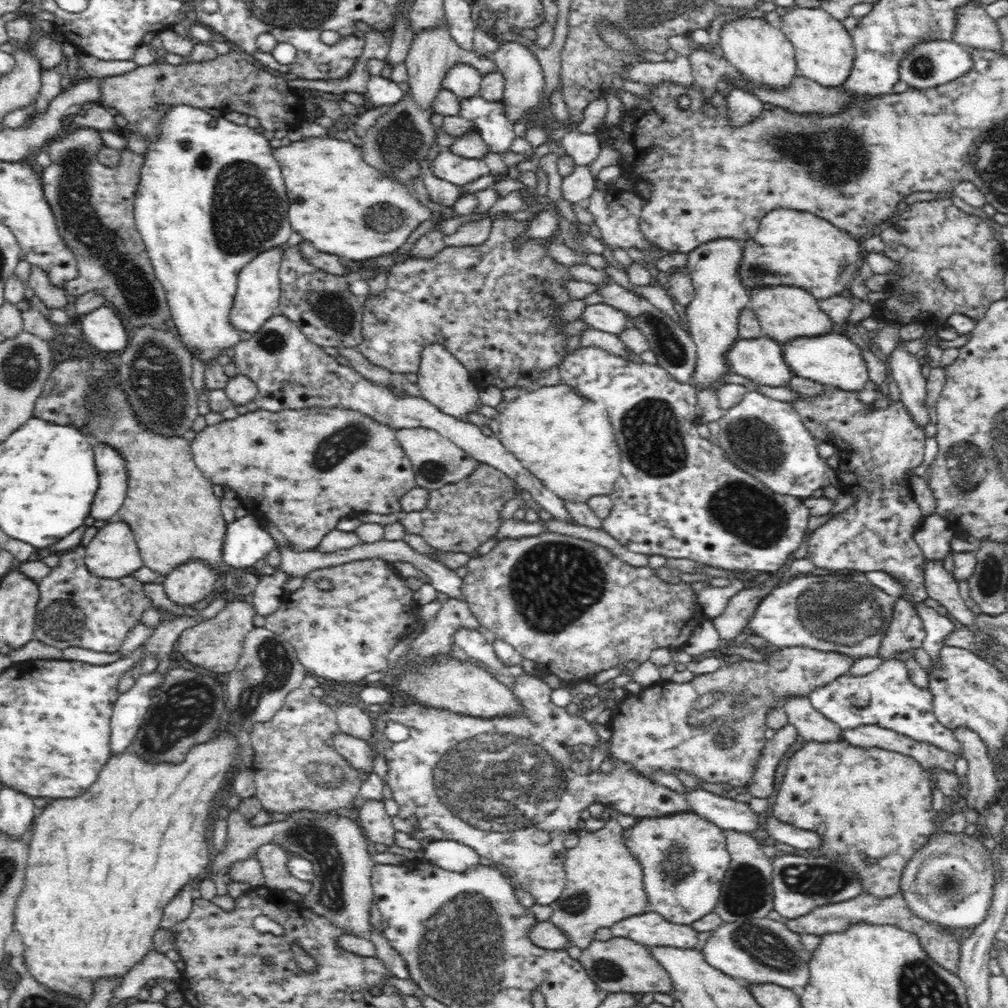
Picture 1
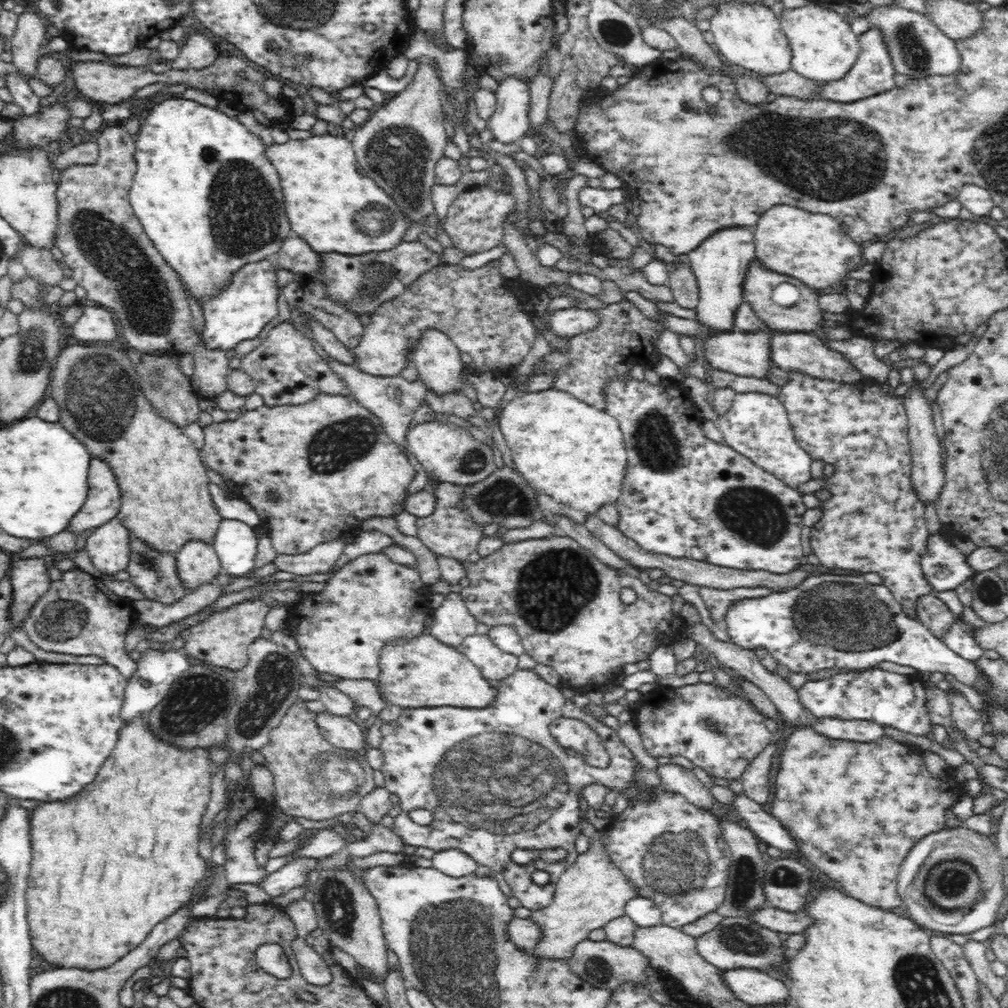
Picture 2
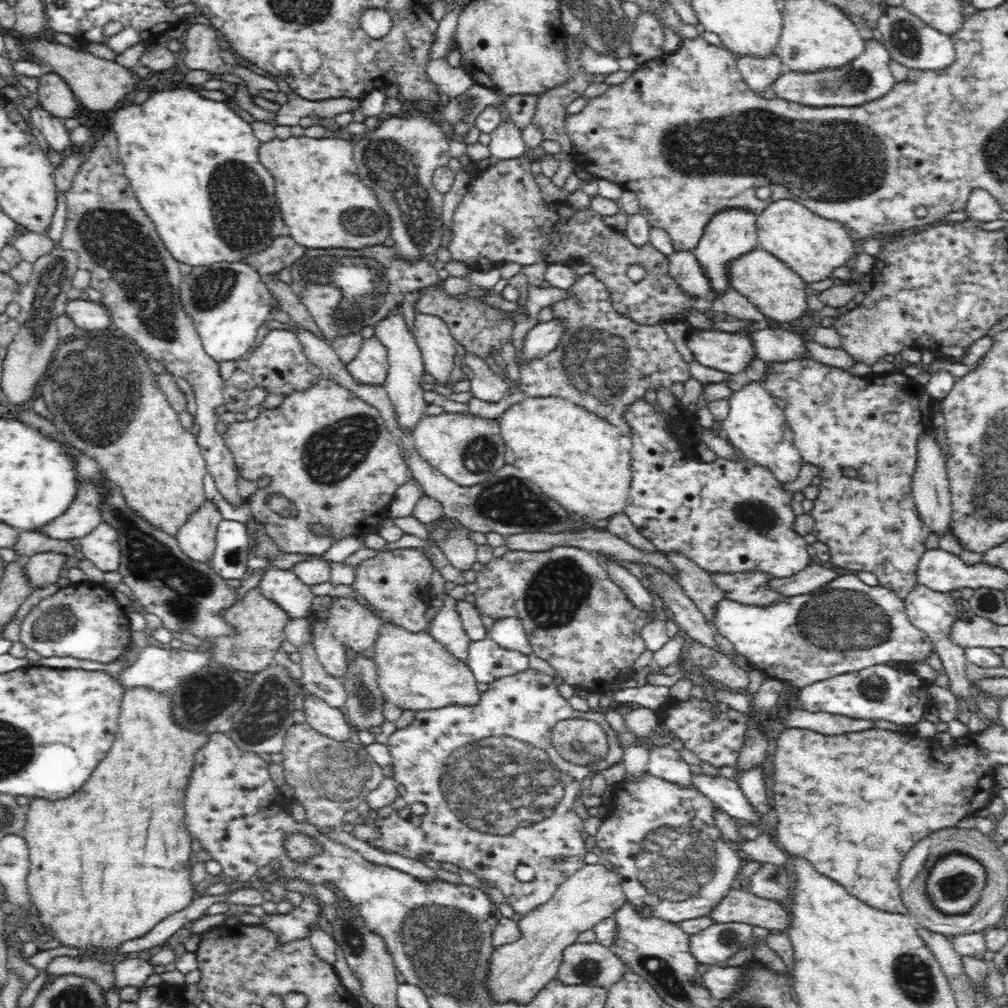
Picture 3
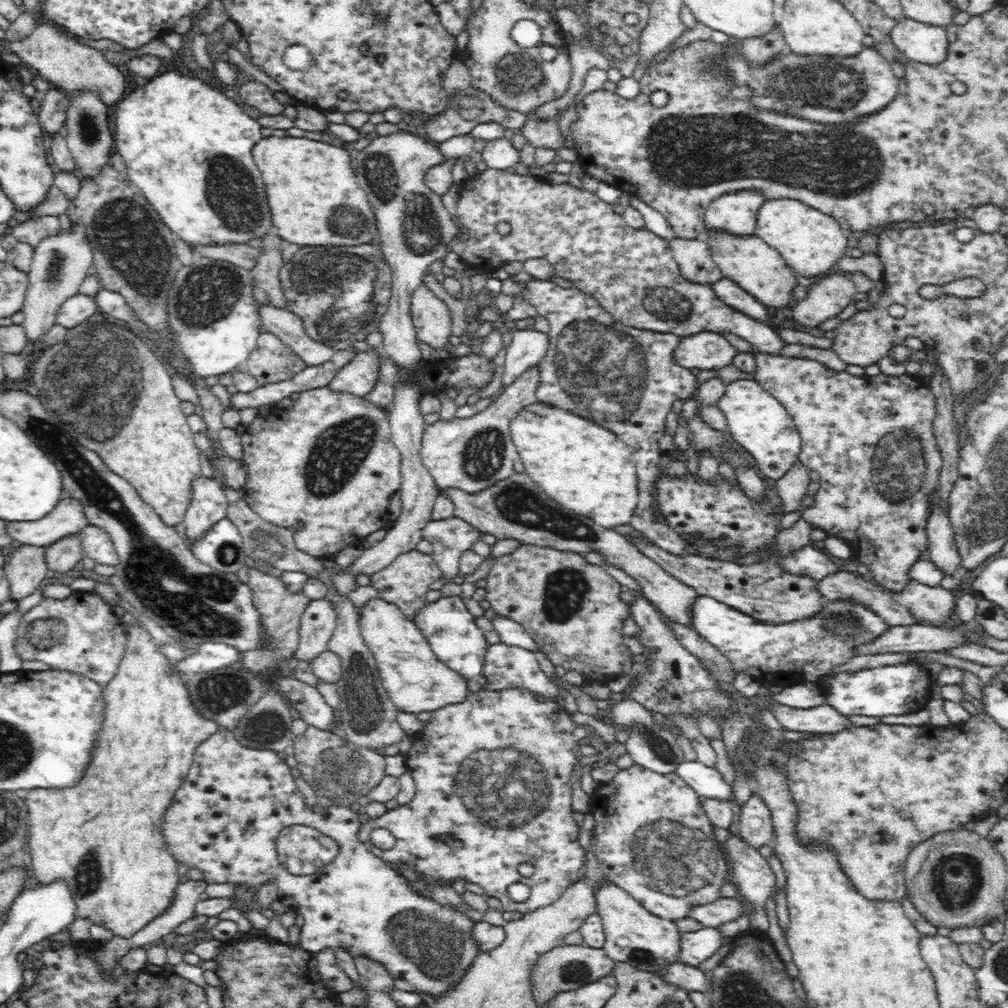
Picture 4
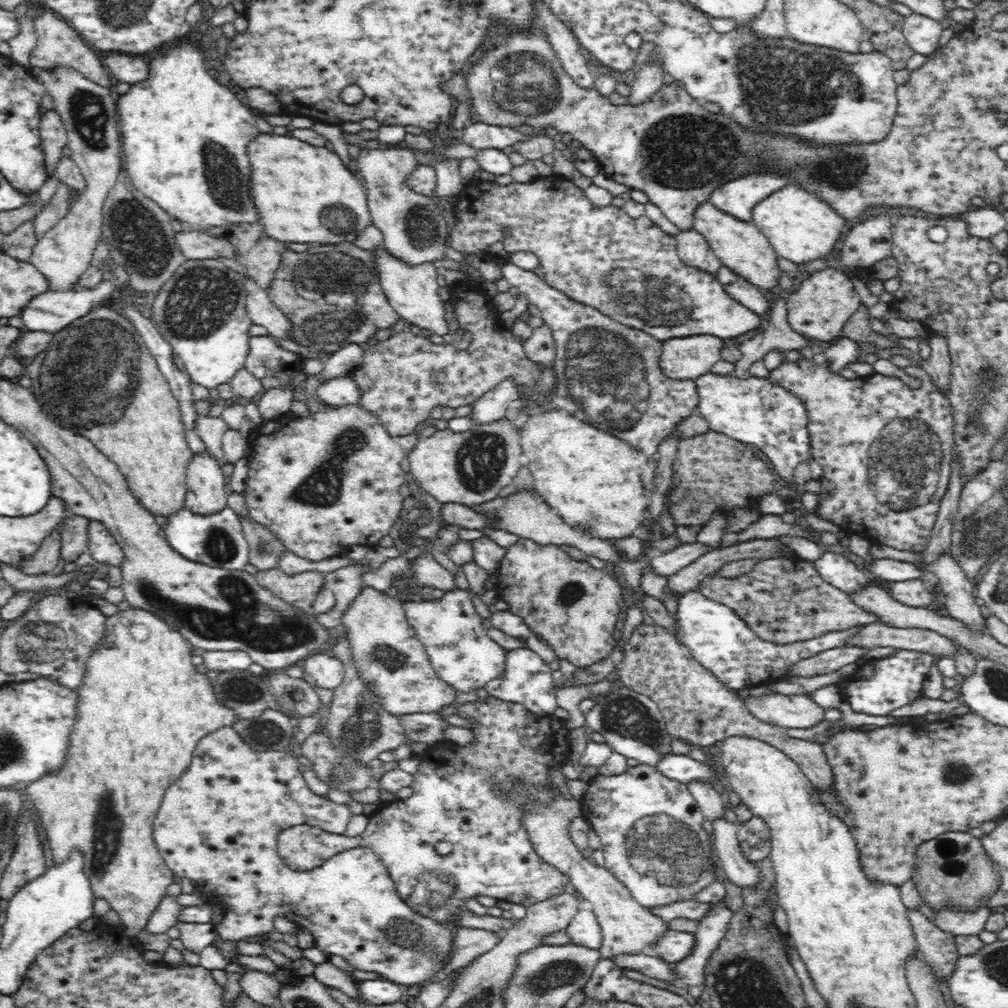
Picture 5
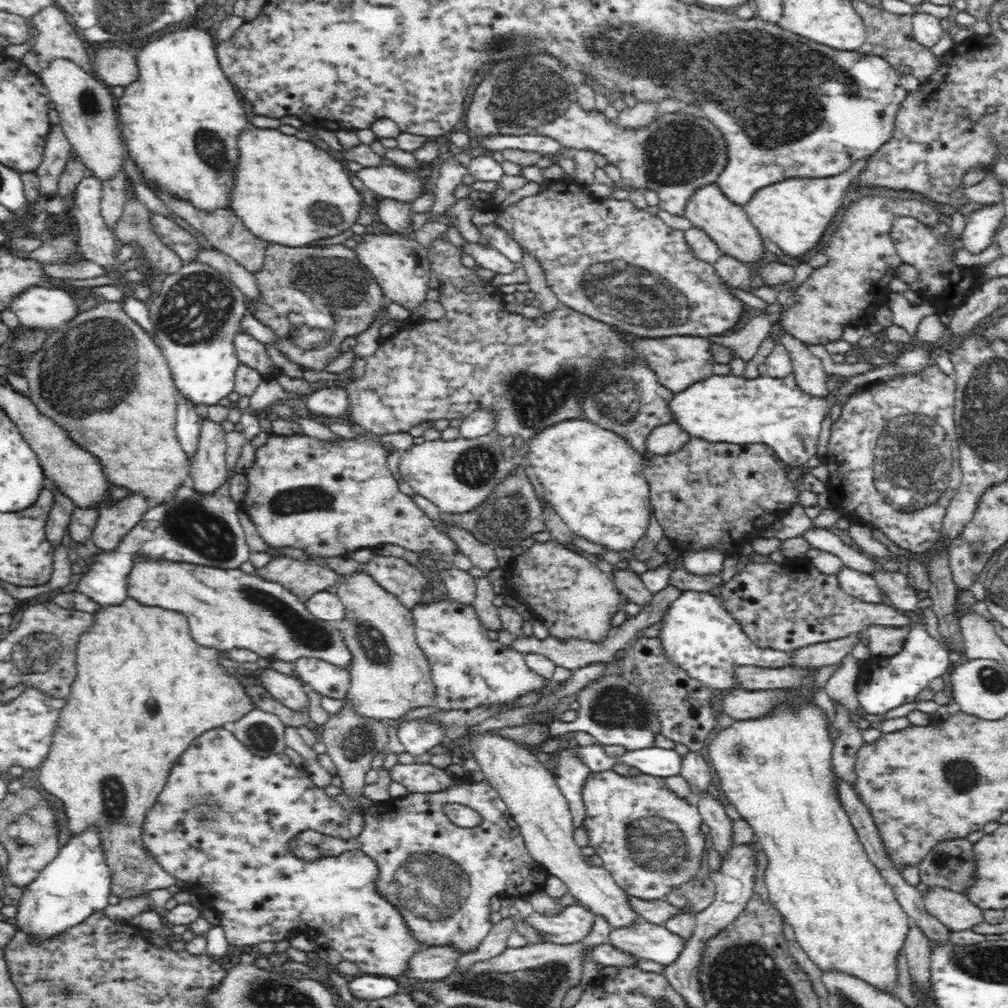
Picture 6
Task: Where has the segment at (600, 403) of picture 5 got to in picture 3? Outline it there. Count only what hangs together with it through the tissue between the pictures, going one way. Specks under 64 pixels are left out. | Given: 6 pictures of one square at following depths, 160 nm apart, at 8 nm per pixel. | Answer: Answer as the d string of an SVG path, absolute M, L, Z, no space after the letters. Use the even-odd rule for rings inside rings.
M585 273L568 289L571 290L571 297L555 302L552 308L554 318L566 322L565 333L552 352L540 359L526 360L519 364L520 390L526 396L562 396L583 406L588 412L597 414L629 436L626 406L636 398L650 398L650 394L658 394L660 388L674 390L674 386L684 386L691 377L691 365L684 361L662 326L640 325L626 317L626 314L618 313L613 308L607 286L595 276ZM667 554L667 556L672 561L672 565L680 571L679 586L712 625L718 602L726 599L726 594L711 582L710 573L698 567L686 556L678 554Z

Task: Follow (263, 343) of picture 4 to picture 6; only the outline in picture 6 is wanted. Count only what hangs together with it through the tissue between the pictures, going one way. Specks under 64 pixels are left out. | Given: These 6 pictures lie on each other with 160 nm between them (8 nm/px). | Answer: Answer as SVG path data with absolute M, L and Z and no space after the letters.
M248 332L238 333L233 338L235 352L241 364L245 364L260 373L264 380L276 378L279 368L272 362L265 344L254 338Z

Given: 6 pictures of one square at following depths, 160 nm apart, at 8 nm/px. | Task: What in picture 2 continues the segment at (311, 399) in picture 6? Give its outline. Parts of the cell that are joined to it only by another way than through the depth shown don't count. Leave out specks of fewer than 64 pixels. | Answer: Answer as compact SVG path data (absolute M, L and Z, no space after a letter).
M492 260L474 269L464 268L459 264L440 263L422 274L417 281L410 282L398 297L385 301L371 314L370 323L364 328L360 344L353 348L356 366L362 372L373 376L398 376L409 365L408 354L414 352L418 346L421 334L426 329L438 329L448 335L458 347L462 362L470 371L482 366L482 373L490 371L497 377L509 375L513 378L513 368L520 365L524 356L530 352L538 329L530 314L525 311L525 304L531 291L534 295L540 295L544 289L537 285L527 285L521 279L515 282L504 278L499 266L500 260Z

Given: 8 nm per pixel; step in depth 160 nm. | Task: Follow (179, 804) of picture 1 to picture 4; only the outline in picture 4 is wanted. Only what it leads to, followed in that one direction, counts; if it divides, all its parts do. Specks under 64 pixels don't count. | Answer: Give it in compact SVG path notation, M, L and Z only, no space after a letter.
M140 622L139 625L132 626L124 624L124 627L125 636L128 636L128 648L125 648L126 654L123 654L122 662L119 662L118 673L114 674L110 684L103 688L105 696L104 724L97 736L98 750L92 758L92 764L84 772L84 778L74 788L44 789L44 787L38 787L28 791L25 804L28 818L25 844L29 848L30 870L34 873L32 881L50 883L50 878L70 878L70 882L74 882L74 894L78 894L78 910L82 910L82 918L87 919L91 925L95 924L111 930L113 936L130 938L157 916L166 912L173 903L182 872L178 870L177 860L173 858L173 854L166 849L161 833L163 818L167 809L170 808L171 802L174 802L175 792L189 773L197 746L210 738L210 735L213 735L220 726L216 722L200 716L194 709L194 705L190 702L188 689L184 686L184 680L170 670L168 658L156 650L158 646L152 644L152 636L141 627Z

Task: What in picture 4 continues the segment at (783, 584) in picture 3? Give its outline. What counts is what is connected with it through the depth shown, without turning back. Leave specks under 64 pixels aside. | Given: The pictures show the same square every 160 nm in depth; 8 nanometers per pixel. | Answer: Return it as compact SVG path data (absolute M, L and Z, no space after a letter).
M838 572L815 579L815 588L826 600L858 601L880 615L889 626L916 624L916 619L902 607L892 593L869 578L850 572Z

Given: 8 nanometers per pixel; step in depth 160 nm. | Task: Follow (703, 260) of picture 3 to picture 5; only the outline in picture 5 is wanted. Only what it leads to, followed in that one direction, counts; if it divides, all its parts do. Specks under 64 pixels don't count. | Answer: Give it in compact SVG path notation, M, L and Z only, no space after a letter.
M761 172L721 185L708 199L712 205L740 221L752 222L751 212L759 202L789 185L785 176Z

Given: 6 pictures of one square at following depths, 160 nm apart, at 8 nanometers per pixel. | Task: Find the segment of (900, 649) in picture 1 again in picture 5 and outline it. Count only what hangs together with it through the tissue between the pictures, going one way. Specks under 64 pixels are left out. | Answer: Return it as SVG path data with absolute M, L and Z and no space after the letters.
M811 354L803 355L798 360L786 360L782 364L768 370L766 378L770 382L774 382L790 393L796 395L802 405L806 406L806 429L810 434L810 457L808 460L814 460L822 466L823 474L819 479L821 489L817 493L817 506L814 508L814 514L822 520L832 522L838 526L843 532L851 532L855 535L860 535L872 542L872 545L887 546L900 551L910 551L921 554L930 542L934 534L934 526L937 522L937 514L939 510L939 502L942 494L945 494L946 488L950 481L950 462L953 458L953 448L955 440L953 435L953 410L951 409L951 400L934 387L934 383L930 381L928 373L916 365L904 367L904 372L920 380L920 385L917 388L910 387L896 377L888 377L878 373L869 372L861 374L855 379L846 379L840 373L830 371L830 364L826 361L816 362L811 357Z

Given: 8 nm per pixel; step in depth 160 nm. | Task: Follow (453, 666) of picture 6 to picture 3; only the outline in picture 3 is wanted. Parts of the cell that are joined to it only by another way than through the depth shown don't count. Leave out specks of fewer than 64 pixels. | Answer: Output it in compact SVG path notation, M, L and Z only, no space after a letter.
M449 595L444 598L443 607L437 612L426 631L450 650L456 659L466 662L466 648L470 640L466 637L460 615L456 615L456 604L456 598Z

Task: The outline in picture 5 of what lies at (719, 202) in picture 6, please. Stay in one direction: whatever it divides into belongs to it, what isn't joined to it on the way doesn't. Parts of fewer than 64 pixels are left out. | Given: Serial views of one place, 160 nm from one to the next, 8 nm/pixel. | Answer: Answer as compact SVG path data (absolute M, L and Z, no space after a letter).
M708 200L695 210L693 229L708 241L710 249L720 259L722 266L728 267L740 278L746 279L762 292L770 292L778 285L782 273L777 263L778 256L770 241L753 222L740 221L734 218L734 215L724 213Z

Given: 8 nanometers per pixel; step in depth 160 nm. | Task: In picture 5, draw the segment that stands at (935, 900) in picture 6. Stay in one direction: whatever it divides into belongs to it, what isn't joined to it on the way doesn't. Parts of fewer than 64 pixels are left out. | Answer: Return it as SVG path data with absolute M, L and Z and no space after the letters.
M988 907L972 912L942 909L935 912L936 918L933 923L940 930L952 933L954 936L978 935L985 930L984 924L992 911Z

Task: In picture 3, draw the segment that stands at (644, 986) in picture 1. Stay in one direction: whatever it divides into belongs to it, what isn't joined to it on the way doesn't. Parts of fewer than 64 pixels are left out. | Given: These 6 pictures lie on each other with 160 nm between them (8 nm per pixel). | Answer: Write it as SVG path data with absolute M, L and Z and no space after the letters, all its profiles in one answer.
M576 942L563 950L563 961L555 978L563 984L608 989L628 971L629 966L611 951L611 947L602 946L598 942Z

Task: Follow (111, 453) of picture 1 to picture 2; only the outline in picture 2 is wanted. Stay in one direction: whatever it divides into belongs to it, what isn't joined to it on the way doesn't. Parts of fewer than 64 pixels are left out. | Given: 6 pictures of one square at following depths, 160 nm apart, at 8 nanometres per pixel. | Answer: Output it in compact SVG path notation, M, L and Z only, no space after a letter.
M91 457L88 482L90 482L88 500L68 526L68 530L74 534L103 526L117 518L120 510L119 483L115 480L111 466L105 460Z

